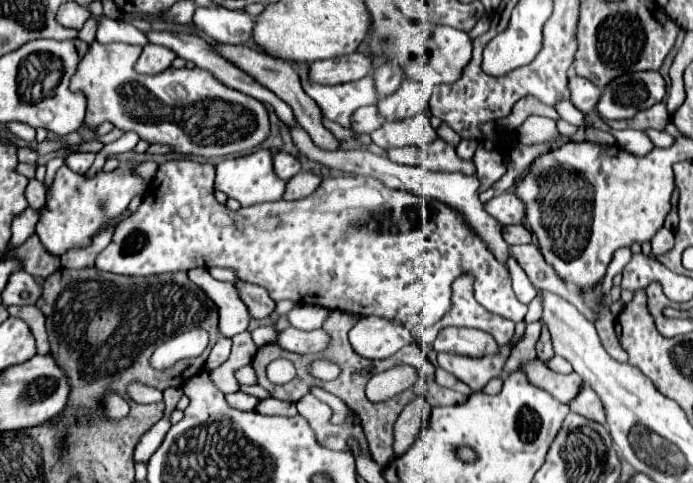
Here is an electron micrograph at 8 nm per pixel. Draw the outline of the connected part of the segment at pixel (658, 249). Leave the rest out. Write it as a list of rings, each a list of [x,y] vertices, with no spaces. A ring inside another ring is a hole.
[[[659,231],[659,235],[655,235],[651,239],[653,245],[653,255],[665,255],[671,247],[673,247],[673,235],[669,235],[669,231]]]

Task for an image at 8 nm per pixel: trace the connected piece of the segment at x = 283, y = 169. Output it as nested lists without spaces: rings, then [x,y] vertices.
[[[279,151],[275,157],[273,157],[273,165],[275,165],[275,173],[281,177],[281,179],[291,179],[293,175],[297,175],[301,171],[301,161],[291,155],[291,153],[285,153],[285,151]]]

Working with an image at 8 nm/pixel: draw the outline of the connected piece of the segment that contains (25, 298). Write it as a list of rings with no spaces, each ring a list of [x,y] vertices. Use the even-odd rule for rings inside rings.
[[[19,269],[7,281],[7,287],[3,291],[3,303],[7,303],[7,305],[33,305],[33,303],[37,303],[41,293],[43,293],[41,283],[35,277],[27,275],[27,271]]]

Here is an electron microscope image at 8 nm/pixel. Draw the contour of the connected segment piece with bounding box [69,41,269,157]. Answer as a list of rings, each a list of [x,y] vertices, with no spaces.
[[[97,41],[91,43],[87,55],[79,63],[75,77],[71,78],[71,91],[83,91],[87,97],[87,109],[84,125],[91,130],[101,123],[111,121],[115,127],[123,131],[137,131],[149,143],[167,143],[177,153],[185,155],[201,155],[201,157],[219,157],[219,155],[235,155],[245,149],[251,149],[267,139],[269,135],[269,115],[263,103],[257,99],[243,95],[231,87],[225,87],[201,67],[193,69],[175,69],[169,67],[159,75],[141,75],[135,71],[135,63],[141,55],[141,47],[127,45],[127,43],[109,43],[99,45]]]

